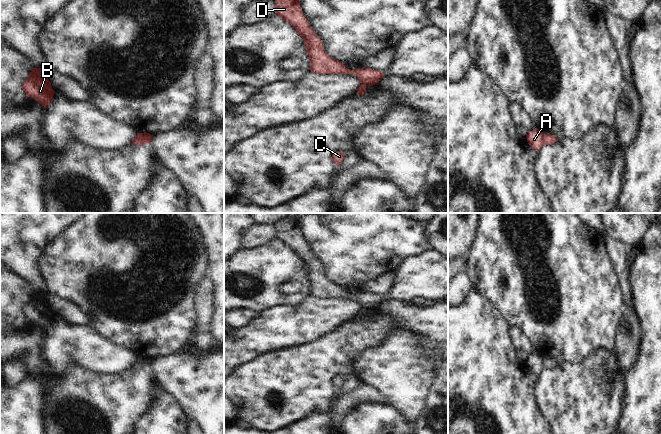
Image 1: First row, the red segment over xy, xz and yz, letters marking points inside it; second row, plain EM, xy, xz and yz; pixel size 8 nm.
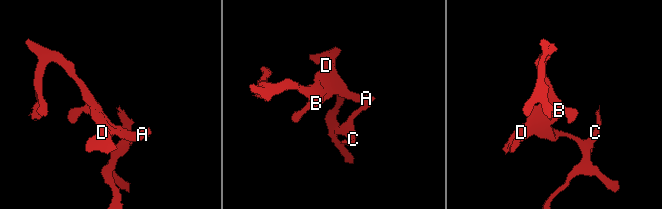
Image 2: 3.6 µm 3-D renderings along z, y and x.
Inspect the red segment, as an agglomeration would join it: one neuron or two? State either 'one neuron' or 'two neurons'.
two neurons

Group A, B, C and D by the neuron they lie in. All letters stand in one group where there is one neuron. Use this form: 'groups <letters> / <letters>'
groups A B D / C

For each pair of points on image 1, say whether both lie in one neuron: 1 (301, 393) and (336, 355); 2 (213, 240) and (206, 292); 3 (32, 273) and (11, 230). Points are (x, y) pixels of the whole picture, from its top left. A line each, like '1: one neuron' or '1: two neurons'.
1: one neuron
2: two neurons
3: one neuron

